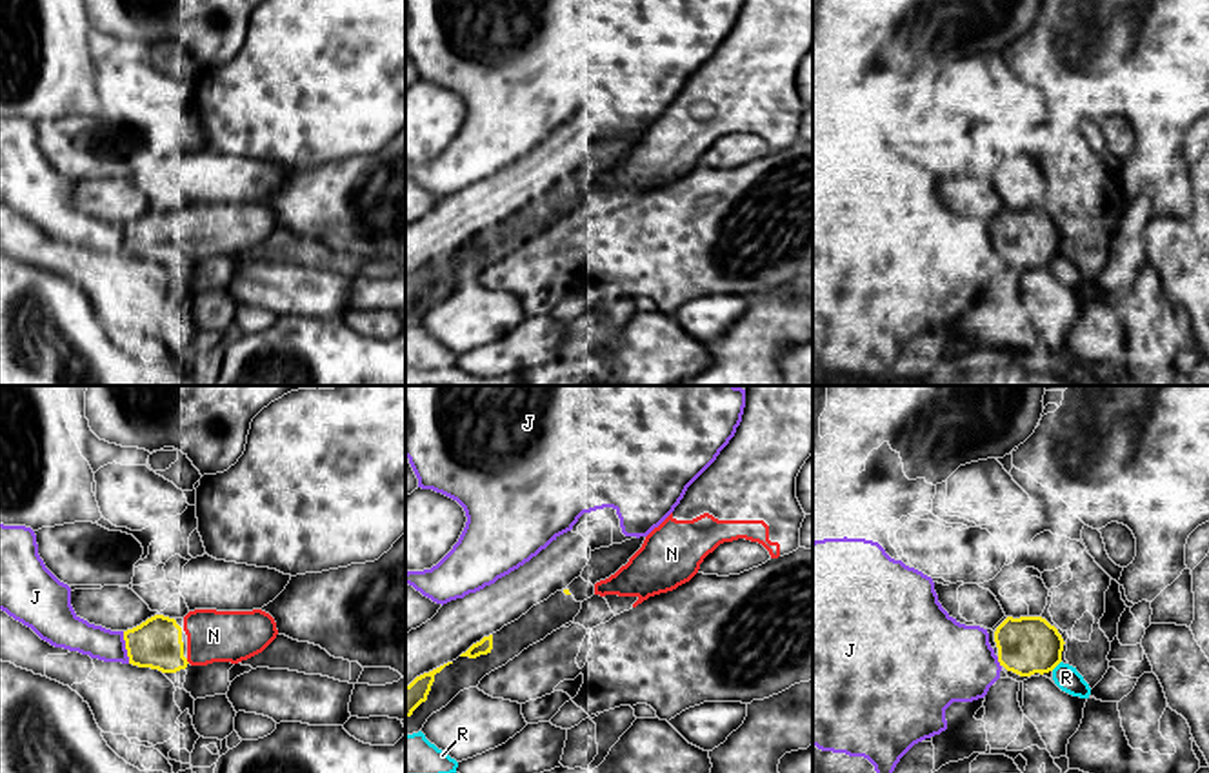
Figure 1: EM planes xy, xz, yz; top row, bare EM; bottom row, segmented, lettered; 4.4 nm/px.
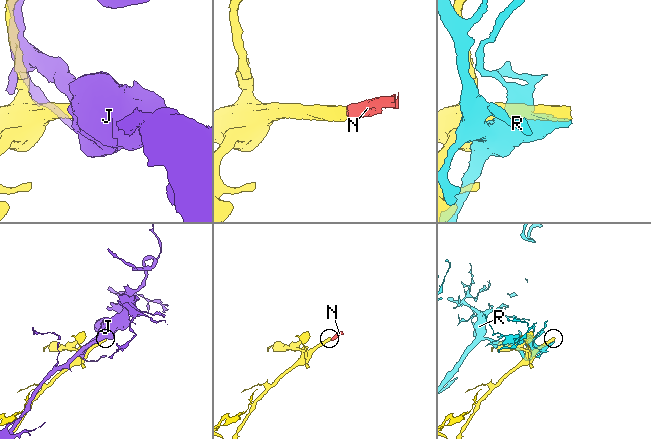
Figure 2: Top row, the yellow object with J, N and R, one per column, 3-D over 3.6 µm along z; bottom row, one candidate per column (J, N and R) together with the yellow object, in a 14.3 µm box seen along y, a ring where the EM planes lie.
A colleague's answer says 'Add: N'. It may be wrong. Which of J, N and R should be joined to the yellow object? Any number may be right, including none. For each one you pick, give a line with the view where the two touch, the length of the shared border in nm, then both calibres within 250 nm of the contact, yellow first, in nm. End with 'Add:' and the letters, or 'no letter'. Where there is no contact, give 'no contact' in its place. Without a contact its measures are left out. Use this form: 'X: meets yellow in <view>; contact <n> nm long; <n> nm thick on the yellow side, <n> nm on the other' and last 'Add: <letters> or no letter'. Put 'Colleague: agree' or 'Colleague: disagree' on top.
Colleague: agree
N: meets yellow in xy; contact 30 nm long; 220 nm thick on the yellow side, 220 nm on the other
Add: N

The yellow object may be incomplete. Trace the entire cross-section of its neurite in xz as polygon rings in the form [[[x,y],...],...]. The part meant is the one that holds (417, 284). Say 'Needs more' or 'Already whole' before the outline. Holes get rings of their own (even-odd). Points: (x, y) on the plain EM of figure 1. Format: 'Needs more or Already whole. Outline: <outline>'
Already whole. Outline: [[[447,255],[429,266],[424,266],[416,269],[409,278],[405,278],[405,311],[413,307],[413,304],[427,293],[427,287],[431,284],[431,278],[435,275],[435,267],[440,266],[445,258],[453,255]]]

